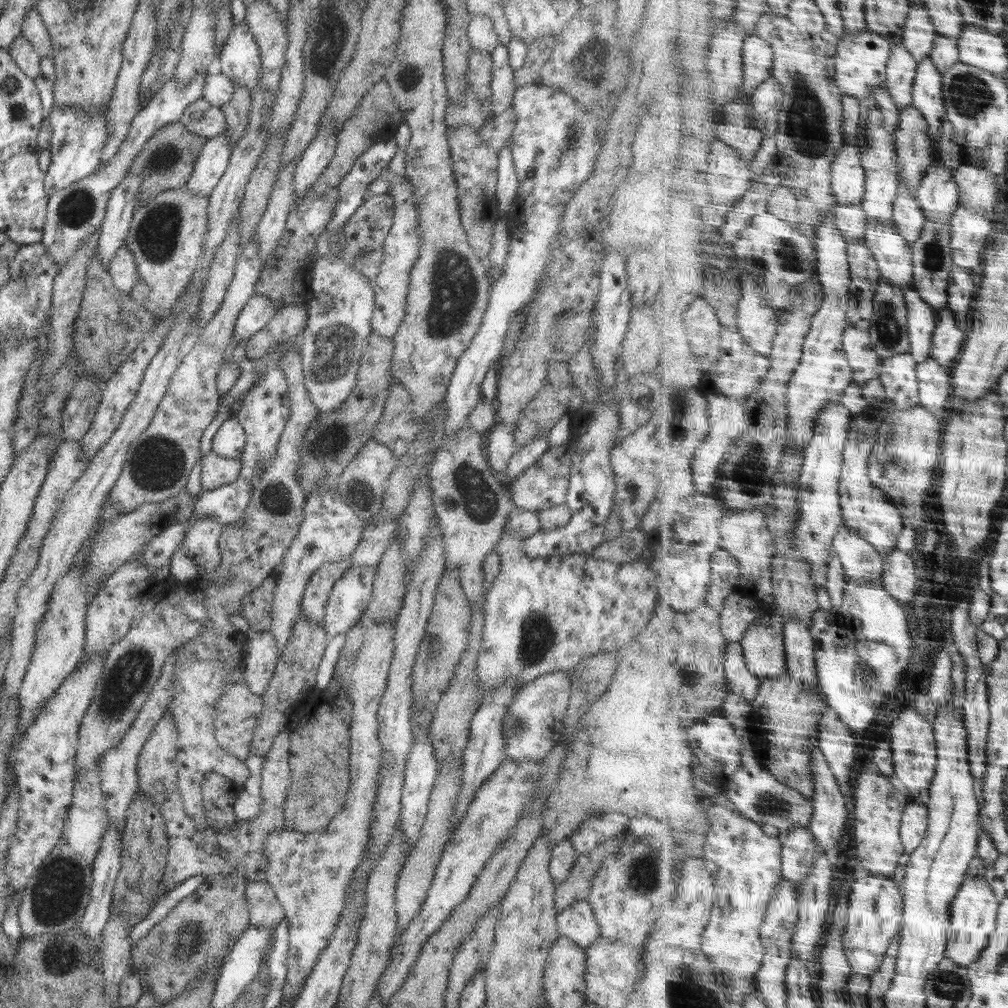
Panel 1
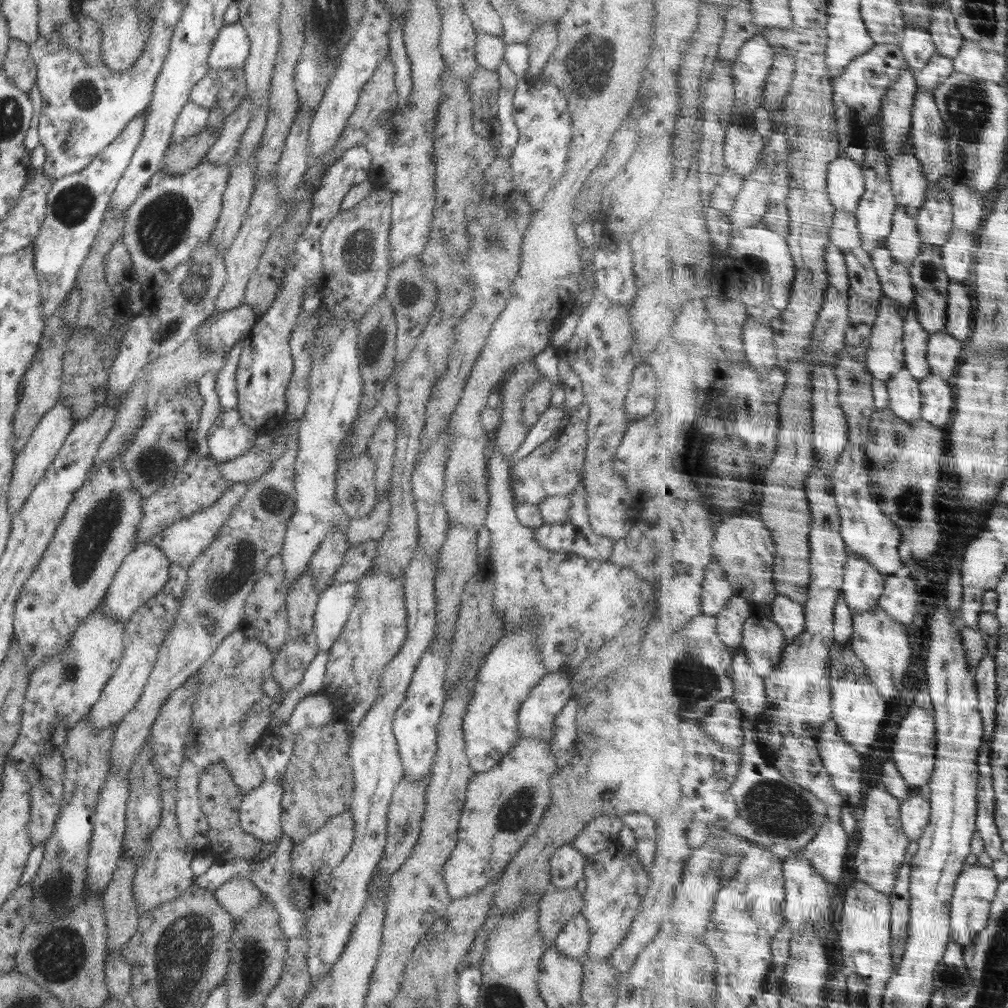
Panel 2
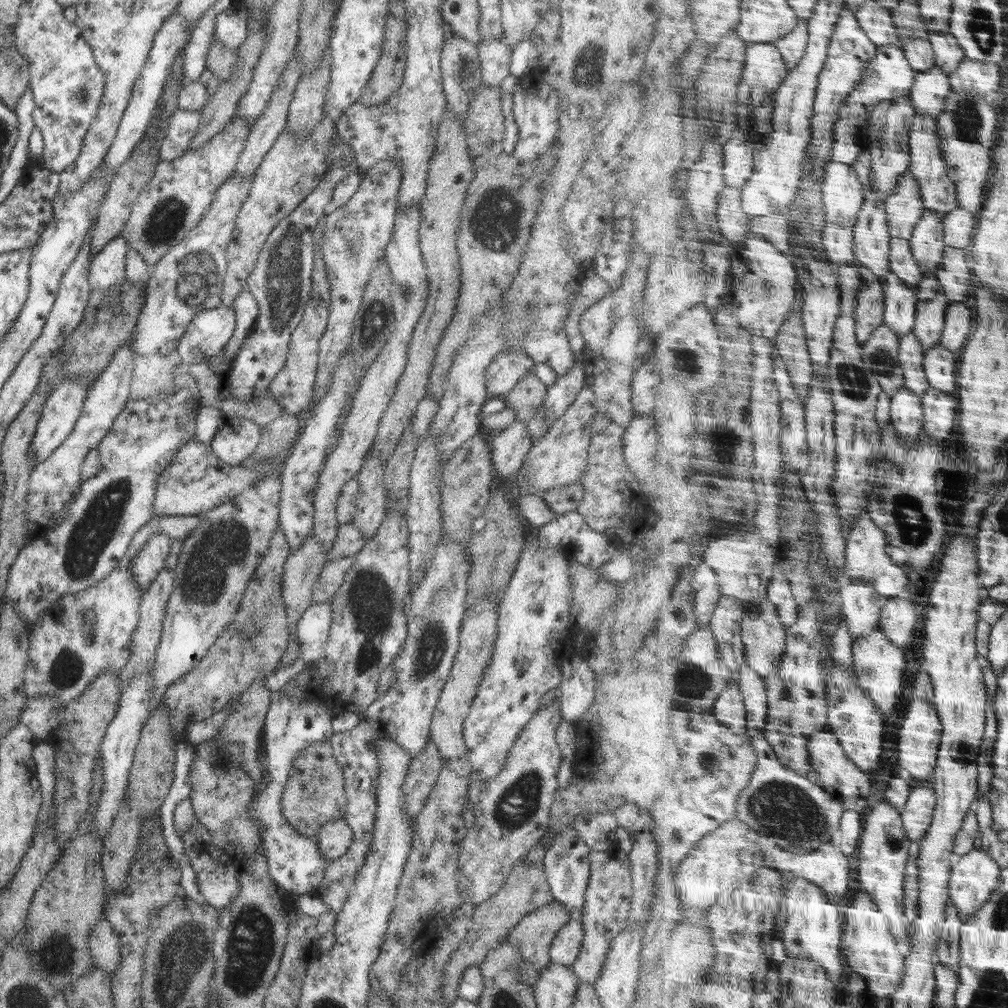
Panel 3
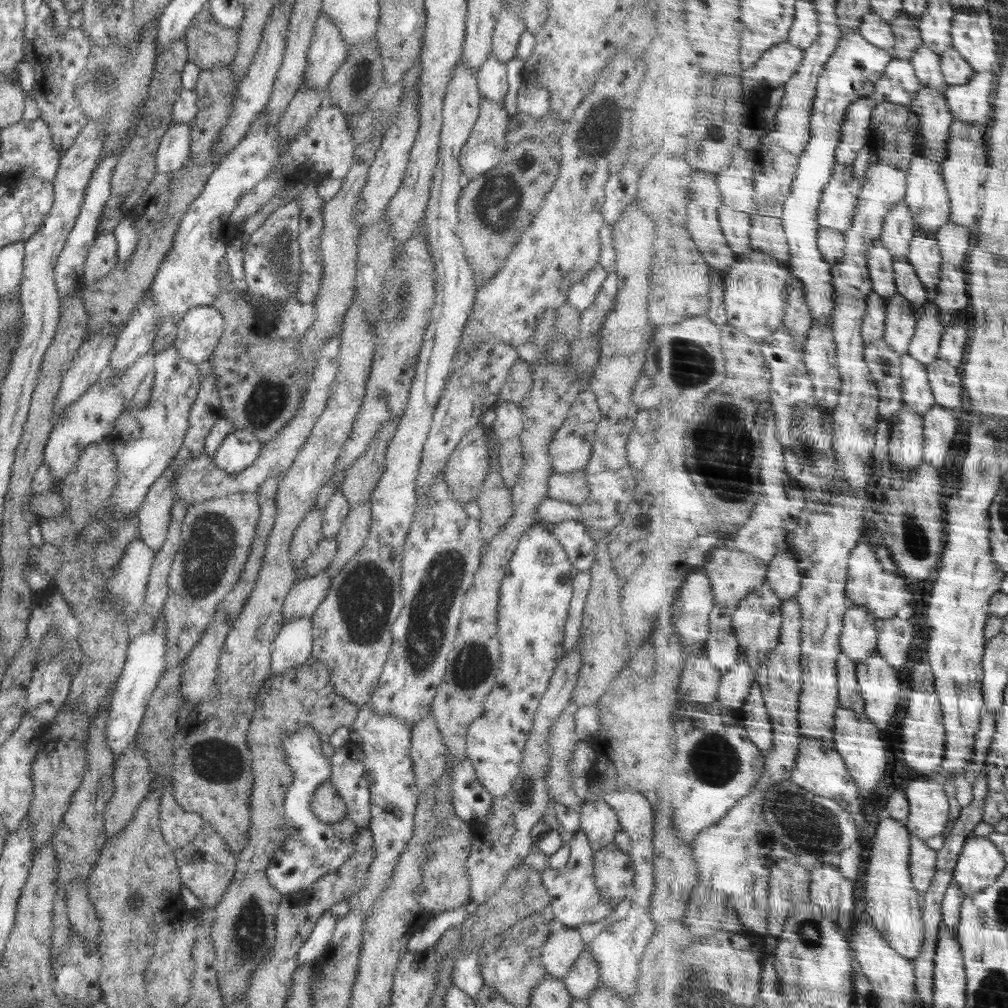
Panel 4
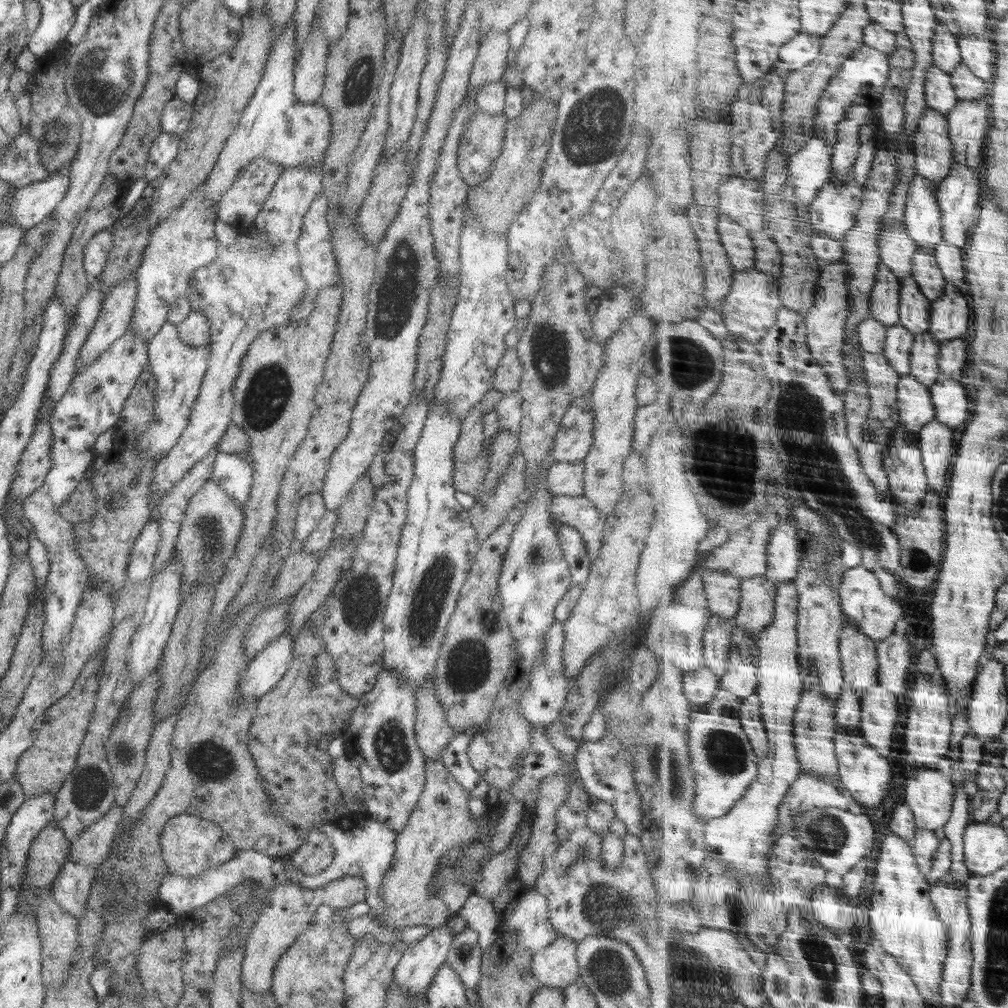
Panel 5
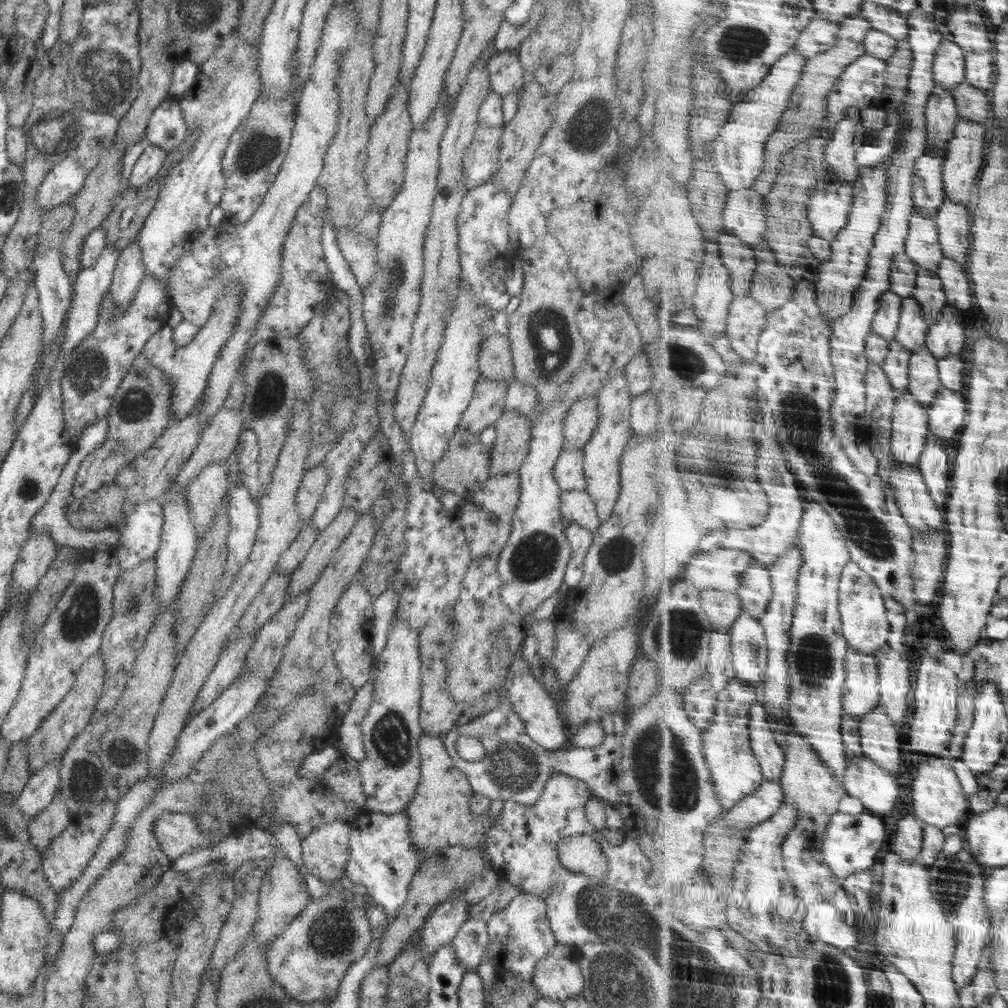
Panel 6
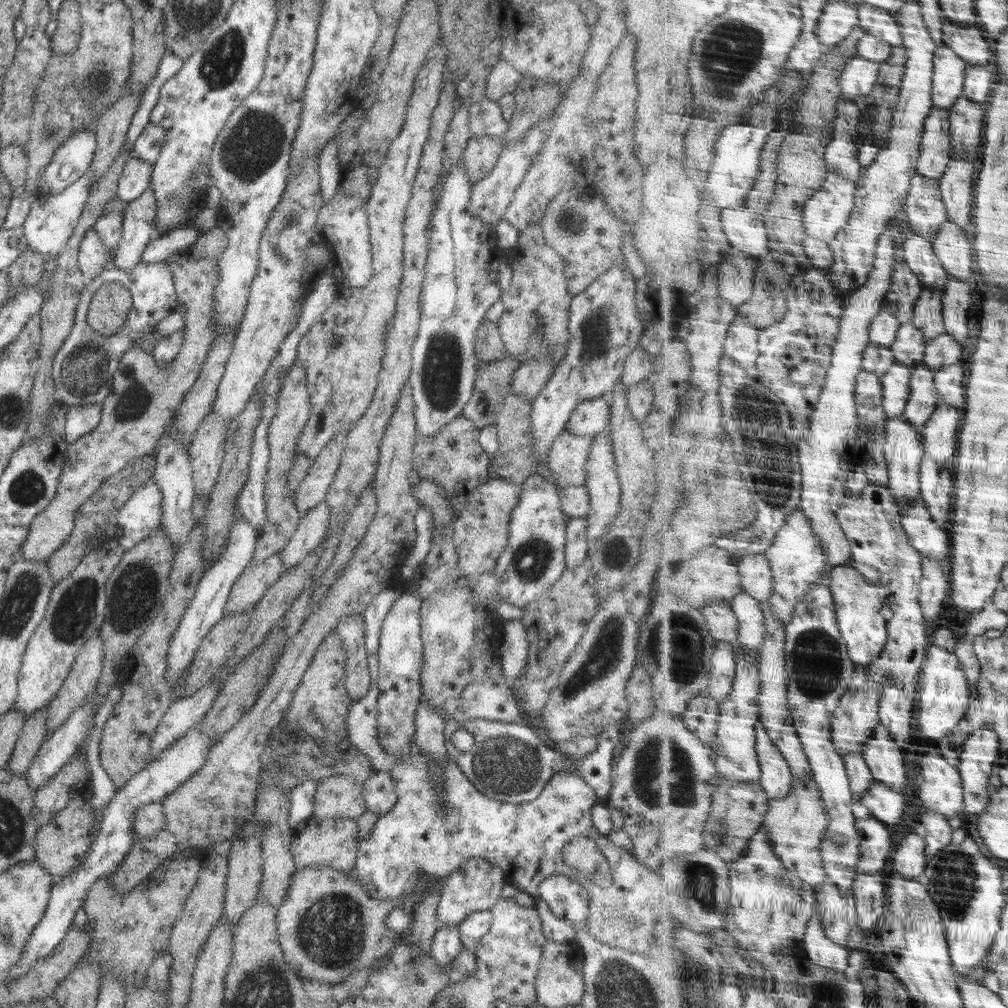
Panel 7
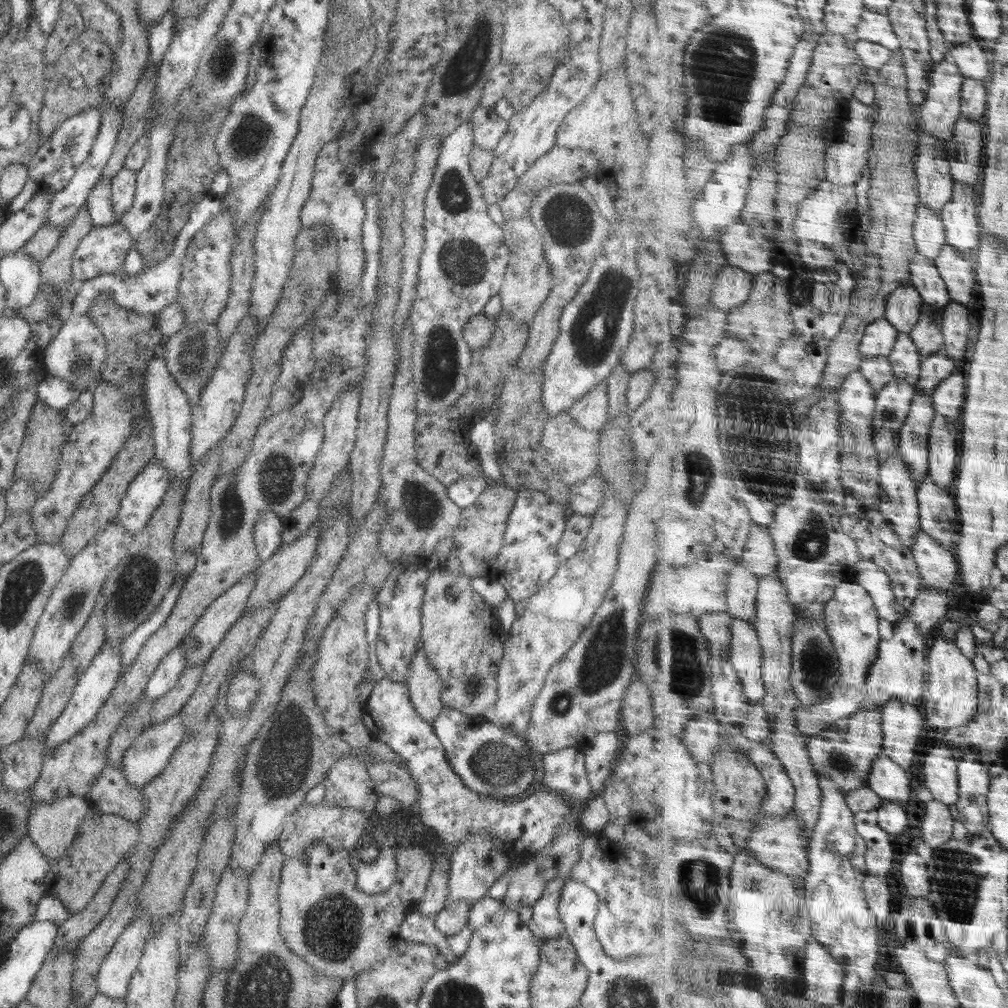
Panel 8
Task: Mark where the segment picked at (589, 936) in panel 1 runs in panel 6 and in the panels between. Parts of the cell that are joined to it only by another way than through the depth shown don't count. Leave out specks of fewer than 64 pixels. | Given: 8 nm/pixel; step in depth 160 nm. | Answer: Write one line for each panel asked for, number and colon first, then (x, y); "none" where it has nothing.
2: (573, 940)
3: (566, 945)
4: (563, 946)
5: (556, 967)
6: (558, 977)

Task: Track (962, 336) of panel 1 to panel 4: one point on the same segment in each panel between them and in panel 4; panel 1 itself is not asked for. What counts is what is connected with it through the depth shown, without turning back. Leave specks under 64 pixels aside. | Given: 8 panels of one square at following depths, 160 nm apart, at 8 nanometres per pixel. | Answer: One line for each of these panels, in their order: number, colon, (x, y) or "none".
2: (944, 350)
3: (941, 364)
4: (947, 384)

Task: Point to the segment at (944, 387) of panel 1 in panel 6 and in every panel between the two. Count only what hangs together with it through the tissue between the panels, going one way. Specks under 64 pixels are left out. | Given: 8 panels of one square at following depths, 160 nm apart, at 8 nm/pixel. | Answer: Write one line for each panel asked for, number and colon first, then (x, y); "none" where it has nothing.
2: (938, 397)
3: (941, 409)
4: (941, 427)
5: (937, 438)
6: (935, 464)

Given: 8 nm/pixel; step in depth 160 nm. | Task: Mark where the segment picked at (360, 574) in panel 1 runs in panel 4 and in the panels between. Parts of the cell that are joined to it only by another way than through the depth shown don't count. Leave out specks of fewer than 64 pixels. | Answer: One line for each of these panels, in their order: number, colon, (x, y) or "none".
2: (334, 605)
3: (313, 628)
4: (293, 645)

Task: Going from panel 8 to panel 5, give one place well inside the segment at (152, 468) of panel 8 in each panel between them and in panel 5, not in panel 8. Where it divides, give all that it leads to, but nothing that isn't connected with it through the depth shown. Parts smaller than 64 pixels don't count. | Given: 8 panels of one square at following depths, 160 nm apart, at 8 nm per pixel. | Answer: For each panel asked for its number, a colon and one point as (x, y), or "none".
5: (140, 563)
6: (139, 540)
7: (141, 515)

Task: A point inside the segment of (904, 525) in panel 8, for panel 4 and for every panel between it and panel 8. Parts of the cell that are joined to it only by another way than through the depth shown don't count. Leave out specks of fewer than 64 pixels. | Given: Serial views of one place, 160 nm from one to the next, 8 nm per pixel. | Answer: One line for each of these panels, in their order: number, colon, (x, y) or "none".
4: (919, 395)
5: (918, 408)
6: (911, 423)
7: (906, 449)

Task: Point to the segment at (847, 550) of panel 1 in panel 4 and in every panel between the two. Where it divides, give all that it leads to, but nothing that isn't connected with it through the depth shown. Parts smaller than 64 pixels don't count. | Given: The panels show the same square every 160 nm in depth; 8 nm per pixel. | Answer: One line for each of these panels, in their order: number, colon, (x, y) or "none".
2: (865, 585)
3: (863, 606)
4: (860, 639)

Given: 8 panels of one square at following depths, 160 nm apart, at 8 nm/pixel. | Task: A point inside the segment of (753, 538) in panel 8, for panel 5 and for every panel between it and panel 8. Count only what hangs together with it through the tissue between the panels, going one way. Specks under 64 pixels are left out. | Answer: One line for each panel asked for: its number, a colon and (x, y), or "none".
5: (759, 601)
6: (757, 591)
7: (758, 578)

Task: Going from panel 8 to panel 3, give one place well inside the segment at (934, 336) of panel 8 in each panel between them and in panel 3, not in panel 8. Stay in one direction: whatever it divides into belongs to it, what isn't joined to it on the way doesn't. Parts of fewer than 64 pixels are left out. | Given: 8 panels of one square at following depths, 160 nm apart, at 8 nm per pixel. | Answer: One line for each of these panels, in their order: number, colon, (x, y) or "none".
3: (929, 246)
4: (925, 255)
5: (928, 272)
6: (931, 291)
7: (930, 313)

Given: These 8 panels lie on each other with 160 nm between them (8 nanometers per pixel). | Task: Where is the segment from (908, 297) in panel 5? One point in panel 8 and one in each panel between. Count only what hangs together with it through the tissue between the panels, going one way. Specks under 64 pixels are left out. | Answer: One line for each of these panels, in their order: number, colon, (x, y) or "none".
6: (913, 333)
7: (911, 347)
8: (907, 360)

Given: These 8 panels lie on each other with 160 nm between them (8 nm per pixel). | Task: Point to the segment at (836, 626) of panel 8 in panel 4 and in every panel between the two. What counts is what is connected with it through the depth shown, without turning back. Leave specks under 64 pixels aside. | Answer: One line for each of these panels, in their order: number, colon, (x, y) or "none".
4: (885, 593)
5: (866, 604)
6: (863, 607)
7: (859, 602)

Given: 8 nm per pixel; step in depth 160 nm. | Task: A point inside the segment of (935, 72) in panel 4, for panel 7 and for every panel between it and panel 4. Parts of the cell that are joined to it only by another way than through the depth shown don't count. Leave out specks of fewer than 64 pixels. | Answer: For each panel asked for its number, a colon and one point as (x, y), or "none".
5: (942, 96)
6: (943, 115)
7: (937, 152)

